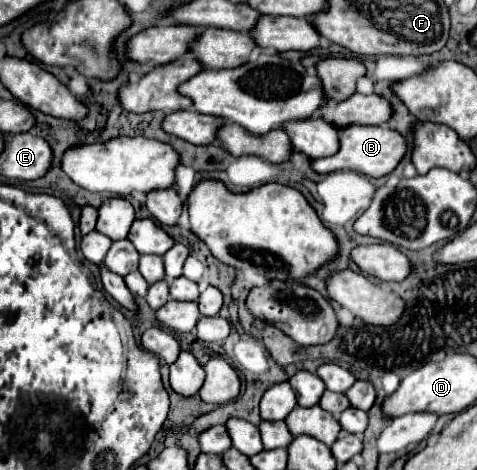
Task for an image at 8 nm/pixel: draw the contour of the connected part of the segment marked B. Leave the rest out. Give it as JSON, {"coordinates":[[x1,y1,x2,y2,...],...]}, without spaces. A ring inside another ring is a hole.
{"coordinates":[[350,125,346,129,340,129,340,151,336,155,316,159,312,161,312,169,316,173,332,173,340,169,350,169,364,173,368,177,384,177,396,169,396,165,402,161,402,157,408,151,406,139,388,127,368,127,368,125]]}

